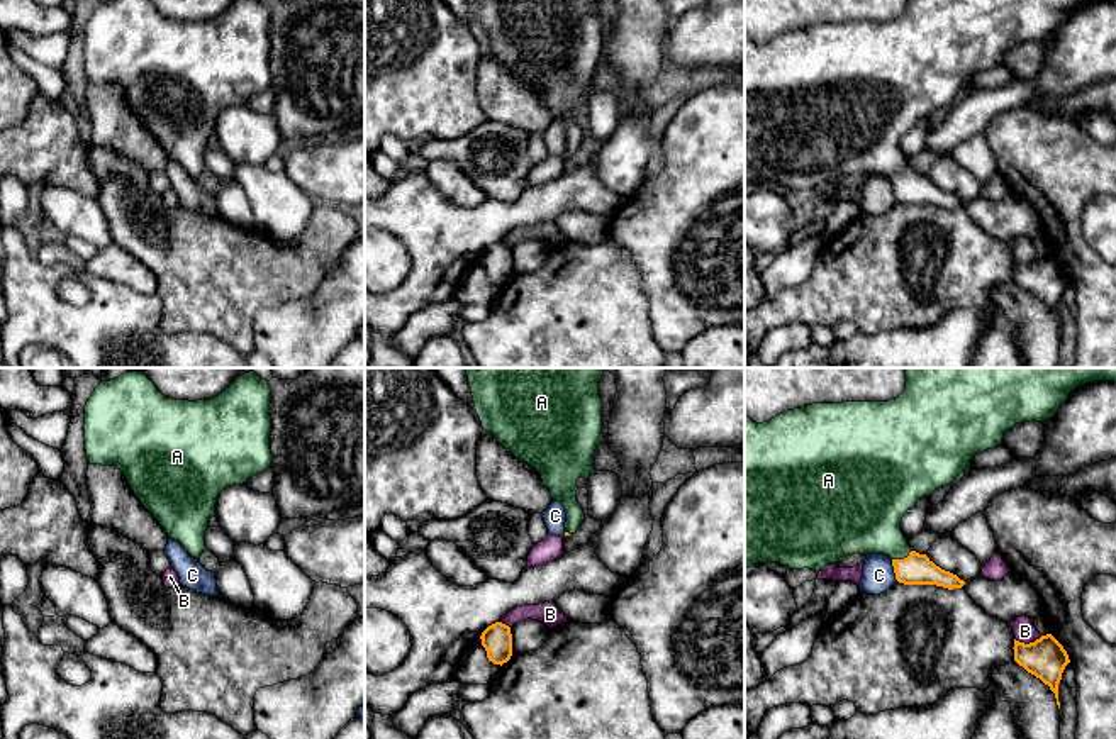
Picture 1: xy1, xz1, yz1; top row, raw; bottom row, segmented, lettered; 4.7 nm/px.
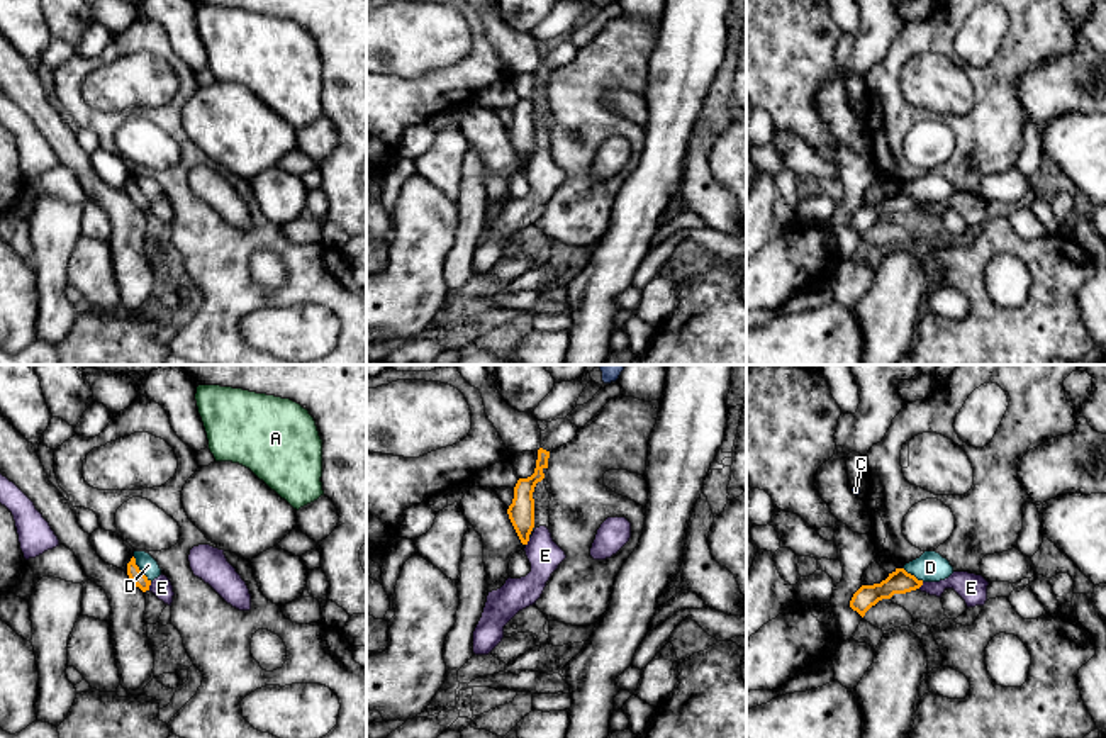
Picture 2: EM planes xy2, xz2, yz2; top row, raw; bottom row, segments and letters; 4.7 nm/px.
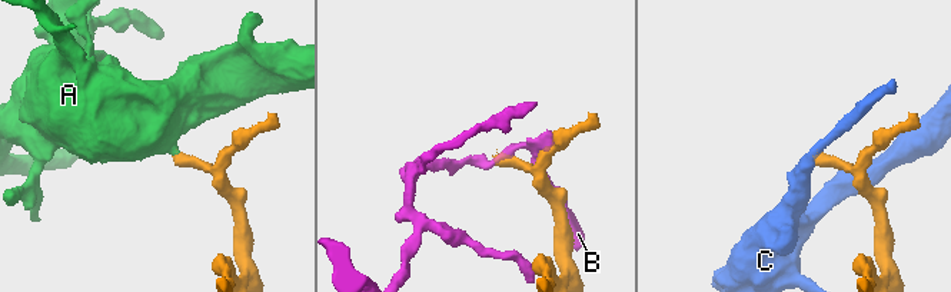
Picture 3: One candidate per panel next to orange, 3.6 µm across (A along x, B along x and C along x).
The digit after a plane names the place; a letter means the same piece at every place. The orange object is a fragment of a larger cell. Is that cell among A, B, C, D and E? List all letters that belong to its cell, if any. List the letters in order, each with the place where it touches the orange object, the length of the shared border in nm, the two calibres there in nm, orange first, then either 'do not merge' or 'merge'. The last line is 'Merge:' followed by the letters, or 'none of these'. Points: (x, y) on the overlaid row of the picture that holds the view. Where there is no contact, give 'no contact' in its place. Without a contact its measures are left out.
A: contact yz1 (901, 560); length 100 nm; calibres 150 and 320 nm; merge
B: contact yz1 (1030, 643); length 140 nm; calibres 200 and 100 nm; do not merge
C: contact yz1 (894, 570); length 110 nm; calibres 150 and 150 nm; do not merge
D: contact xy2 (138, 569); length 150 nm; calibres 70 and 90 nm; do not merge
E: contact xy2 (150, 584); length 40 nm; calibres 70 and 100 nm; do not merge
Merge: A

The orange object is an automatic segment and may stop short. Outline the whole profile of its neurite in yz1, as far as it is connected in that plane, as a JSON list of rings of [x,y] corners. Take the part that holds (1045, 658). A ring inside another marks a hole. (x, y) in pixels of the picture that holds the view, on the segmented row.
[[[1046,634],[1030,644],[1014,639],[1013,649],[1014,661],[1050,686],[1060,708],[1058,683],[1065,666],[1070,663],[1063,646],[1052,634]]]

